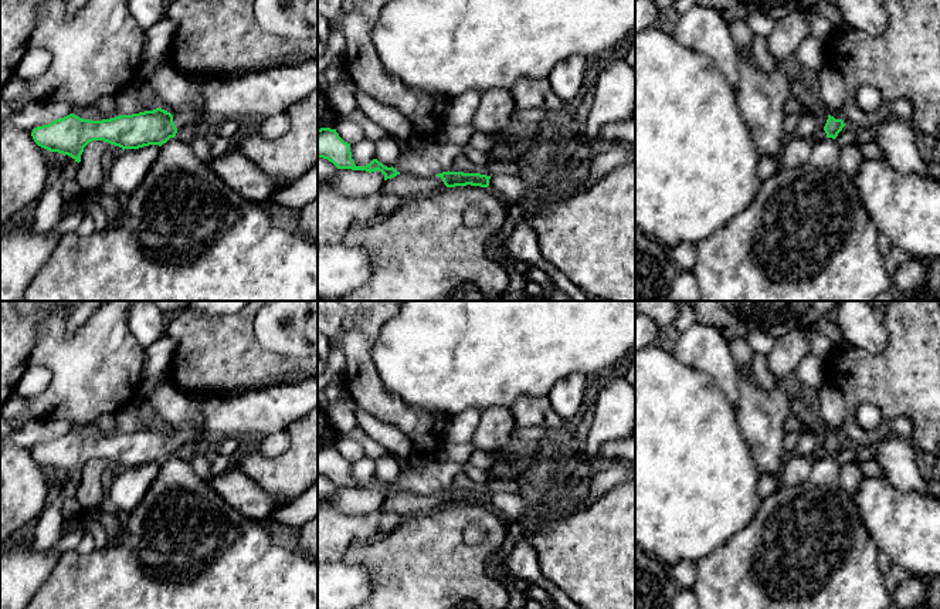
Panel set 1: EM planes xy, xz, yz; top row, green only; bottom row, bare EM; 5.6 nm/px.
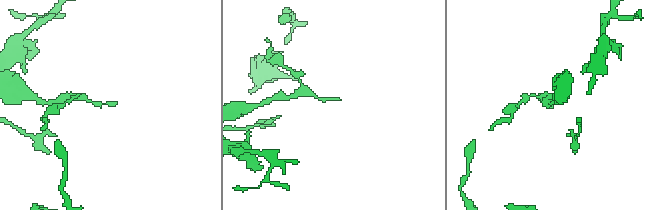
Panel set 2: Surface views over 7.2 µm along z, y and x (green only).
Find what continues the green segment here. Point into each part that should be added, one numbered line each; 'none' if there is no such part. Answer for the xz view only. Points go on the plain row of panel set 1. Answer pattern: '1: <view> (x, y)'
1: xz (546, 501)

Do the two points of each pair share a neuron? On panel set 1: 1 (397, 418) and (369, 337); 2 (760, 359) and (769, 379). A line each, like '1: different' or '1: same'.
1: same
2: same

